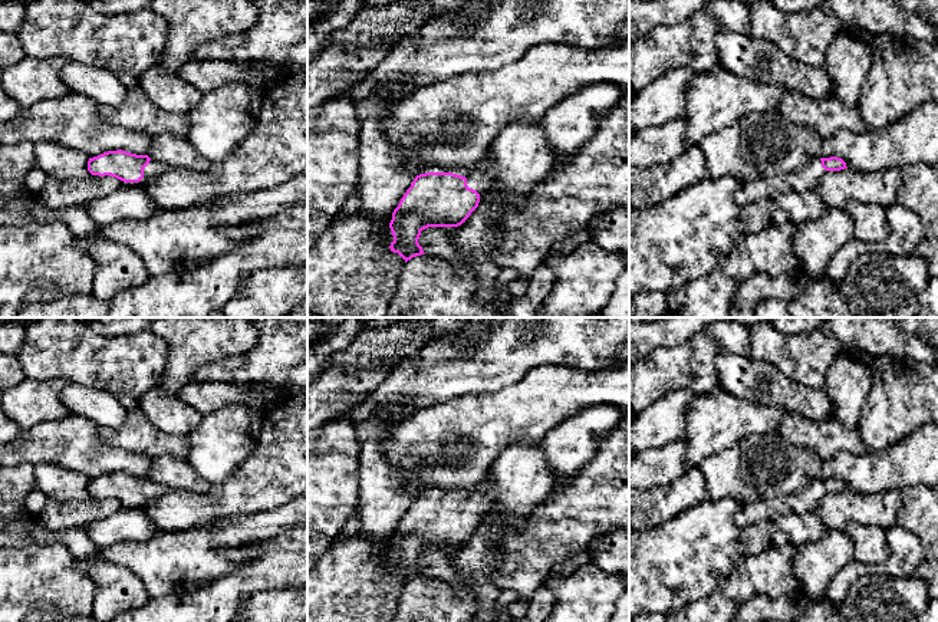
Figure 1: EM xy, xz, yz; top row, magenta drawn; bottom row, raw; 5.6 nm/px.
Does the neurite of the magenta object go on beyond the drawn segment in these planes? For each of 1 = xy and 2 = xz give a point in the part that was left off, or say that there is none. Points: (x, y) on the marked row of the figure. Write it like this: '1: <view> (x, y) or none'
1: xy (152, 168)
2: xz (479, 177)

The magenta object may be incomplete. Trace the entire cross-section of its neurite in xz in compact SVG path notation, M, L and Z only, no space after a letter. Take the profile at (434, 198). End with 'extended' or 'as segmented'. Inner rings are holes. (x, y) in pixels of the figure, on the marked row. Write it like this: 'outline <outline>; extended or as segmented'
outline M483 158L465 177L452 172L417 175L392 213L391 251L398 253L405 263L425 254L418 243L421 231L461 226L478 207L480 194L488 188L494 172L494 165Z; extended

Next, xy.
outline M122 149L103 152L88 161L88 171L92 175L111 175L124 182L139 182L144 177L155 177L167 170L167 165L148 155L136 155Z; extended

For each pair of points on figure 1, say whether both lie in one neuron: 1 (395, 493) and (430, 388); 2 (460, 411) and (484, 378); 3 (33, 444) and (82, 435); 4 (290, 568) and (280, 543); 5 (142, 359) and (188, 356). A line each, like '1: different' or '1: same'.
1: different
2: different
3: same
4: different
5: different

